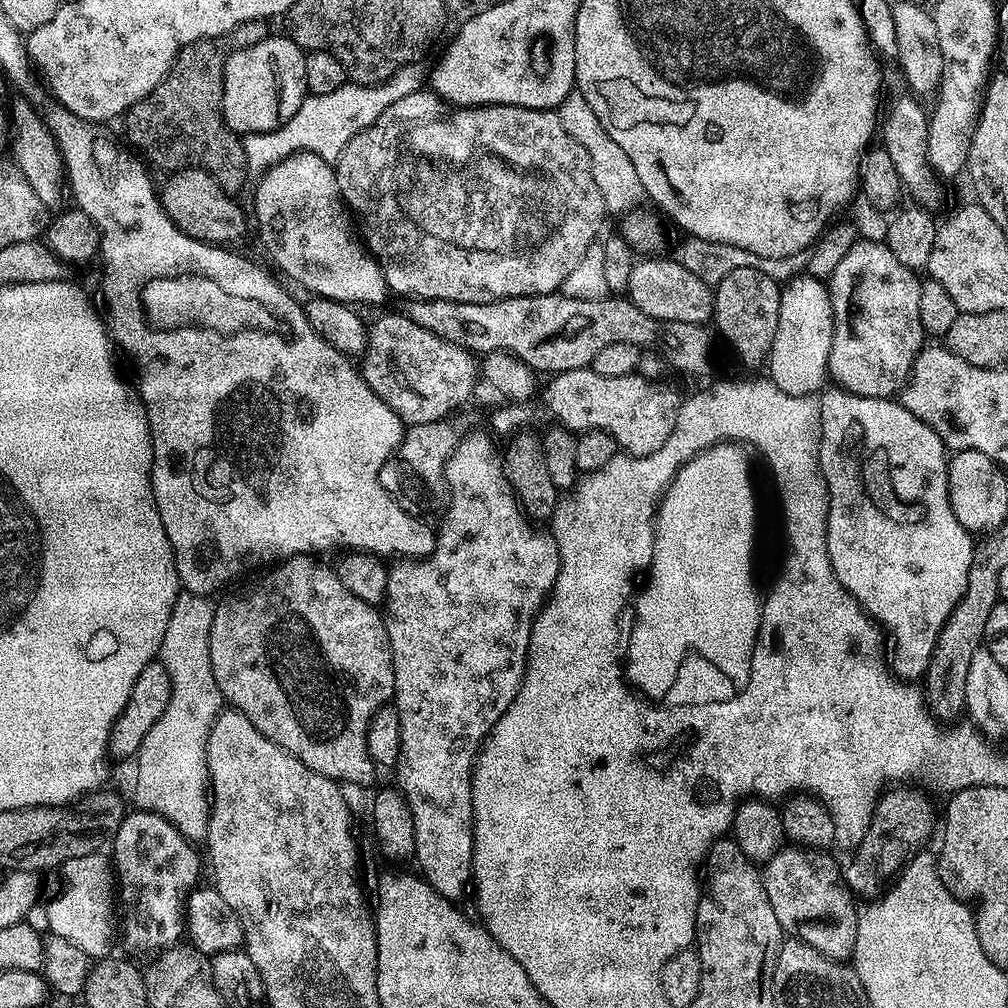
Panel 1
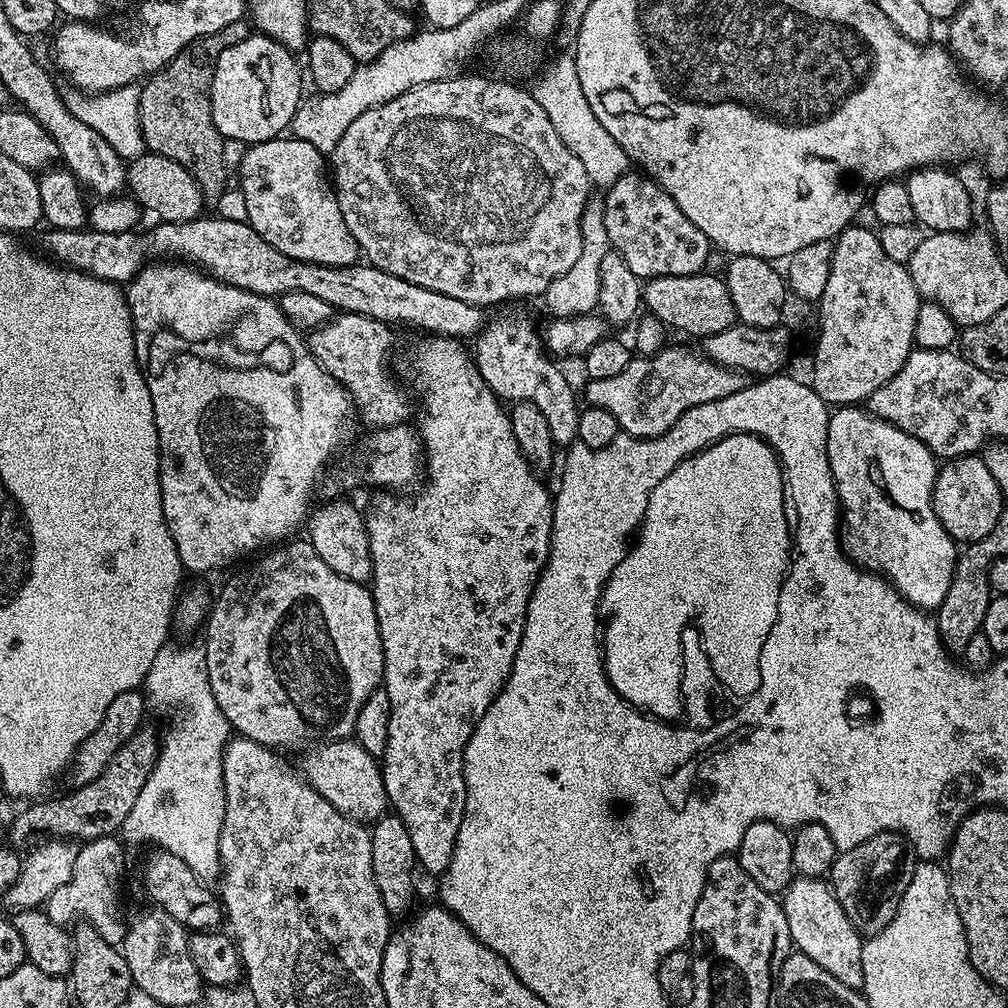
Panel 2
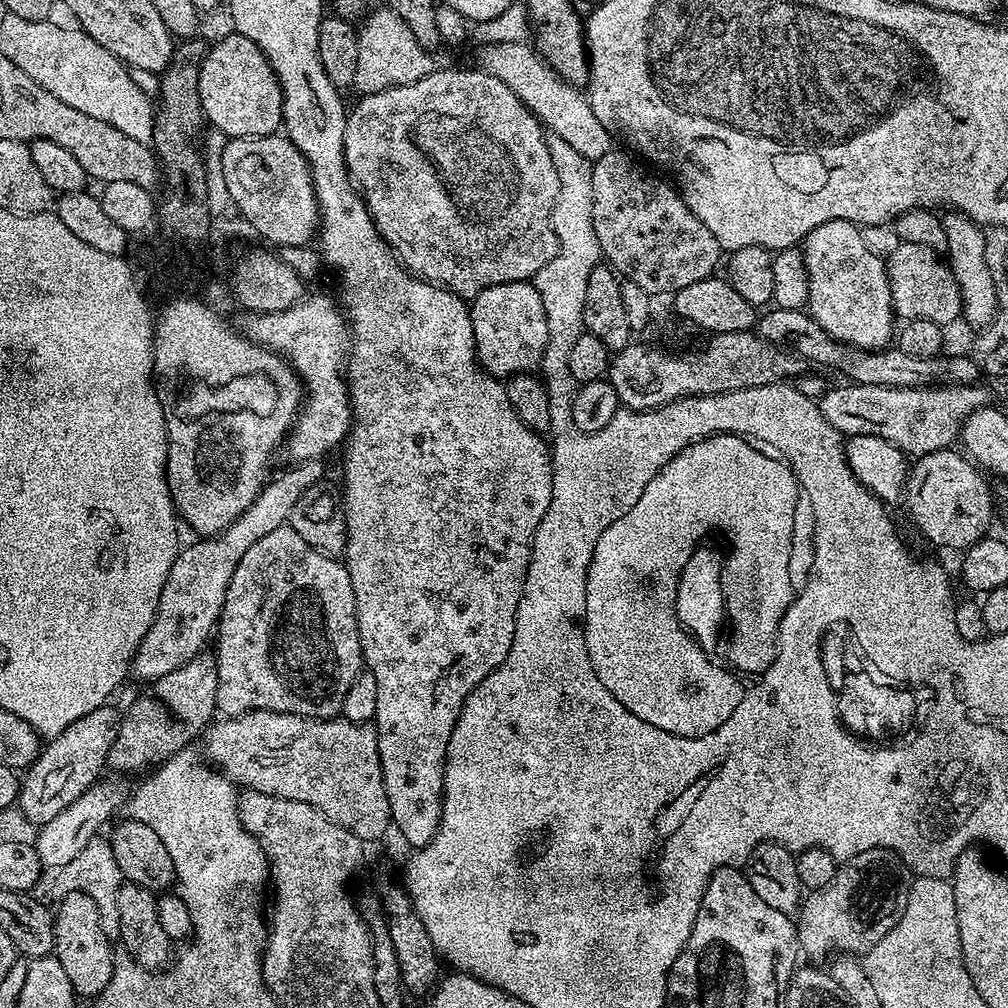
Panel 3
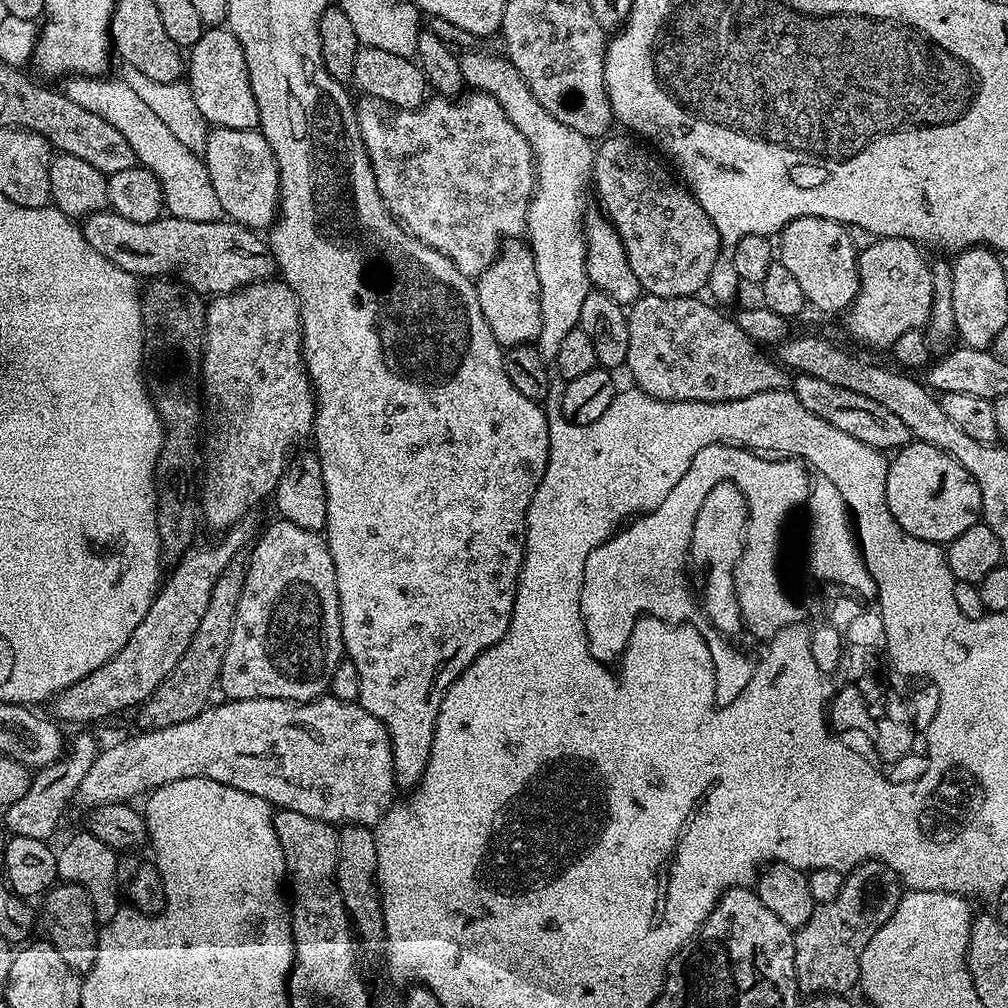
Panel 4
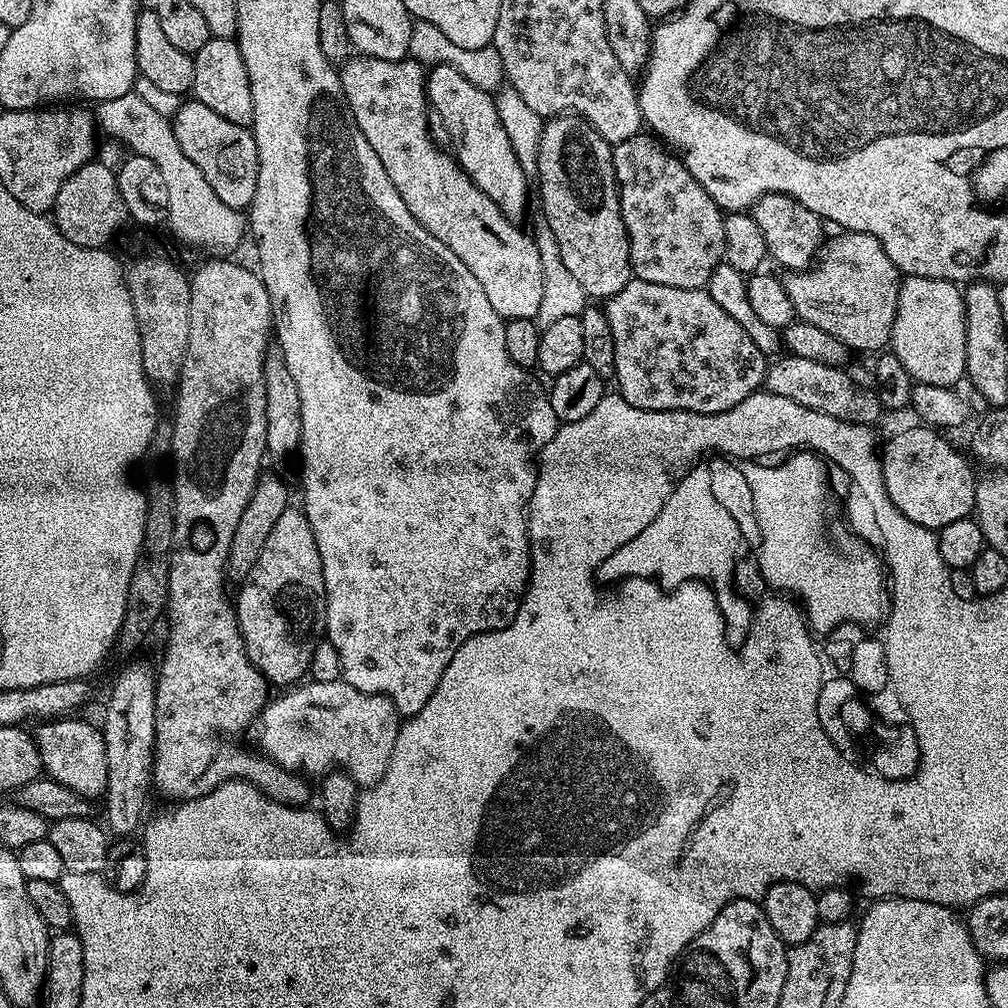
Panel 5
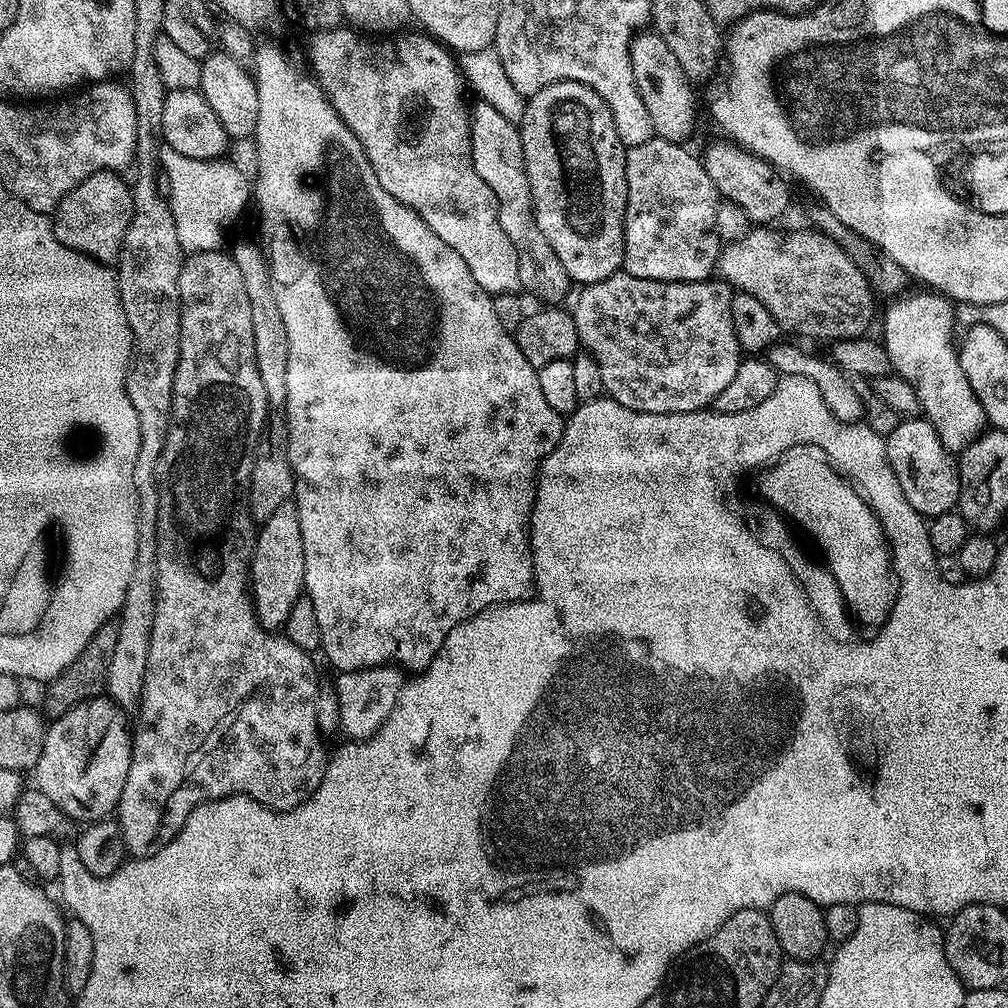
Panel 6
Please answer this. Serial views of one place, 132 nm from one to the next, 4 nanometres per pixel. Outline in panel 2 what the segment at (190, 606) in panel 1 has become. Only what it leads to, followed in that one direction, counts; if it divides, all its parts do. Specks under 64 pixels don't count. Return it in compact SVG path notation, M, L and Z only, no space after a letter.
M169 642L154 658L150 670L142 685L160 708L168 711L172 719L172 729L162 736L159 745L159 756L153 766L152 773L134 801L134 810L126 814L123 835L132 840L157 840L161 849L178 854L194 874L198 874L205 882L221 875L220 870L220 835L226 810L226 794L224 793L224 745L230 739L230 729L226 714L218 710L218 701L214 698L210 678L206 670L206 654L199 643L175 644Z

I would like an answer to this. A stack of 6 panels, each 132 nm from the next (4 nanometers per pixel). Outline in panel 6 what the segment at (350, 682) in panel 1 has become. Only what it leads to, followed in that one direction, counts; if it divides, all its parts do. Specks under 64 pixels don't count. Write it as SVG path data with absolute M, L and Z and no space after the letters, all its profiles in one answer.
M295 503L278 506L278 510L274 510L274 514L270 514L270 518L266 518L255 533L250 565L250 595L256 620L267 630L283 629L294 606L305 595L302 526L298 522Z

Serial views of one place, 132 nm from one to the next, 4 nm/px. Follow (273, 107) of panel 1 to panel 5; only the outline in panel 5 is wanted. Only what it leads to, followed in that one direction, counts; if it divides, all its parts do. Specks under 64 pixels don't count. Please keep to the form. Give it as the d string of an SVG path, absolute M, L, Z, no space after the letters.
M210 38L202 50L194 53L194 82L190 92L210 110L222 114L226 122L234 122L243 128L251 128L254 118L254 98L250 94L250 78L246 70L246 62L242 58L242 50L235 39L217 40Z

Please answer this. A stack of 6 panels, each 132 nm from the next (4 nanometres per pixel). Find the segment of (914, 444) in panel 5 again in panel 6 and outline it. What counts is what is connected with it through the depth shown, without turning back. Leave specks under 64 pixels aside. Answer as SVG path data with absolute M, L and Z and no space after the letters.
M904 418L900 425L886 437L884 445L894 478L902 486L902 494L910 506L926 518L941 516L953 511L960 502L960 469L953 453L942 446L934 426L923 418Z

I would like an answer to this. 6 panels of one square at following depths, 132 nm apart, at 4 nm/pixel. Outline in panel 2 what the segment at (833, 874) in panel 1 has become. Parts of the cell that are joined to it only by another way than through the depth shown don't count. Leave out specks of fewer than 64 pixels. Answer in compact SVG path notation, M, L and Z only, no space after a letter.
M797 875L782 893L782 903L786 914L786 926L790 926L790 938L795 951L806 958L818 962L826 974L834 974L838 982L857 990L864 987L862 974L862 950L864 940L861 933L846 918L846 910L832 892L827 879L815 876Z

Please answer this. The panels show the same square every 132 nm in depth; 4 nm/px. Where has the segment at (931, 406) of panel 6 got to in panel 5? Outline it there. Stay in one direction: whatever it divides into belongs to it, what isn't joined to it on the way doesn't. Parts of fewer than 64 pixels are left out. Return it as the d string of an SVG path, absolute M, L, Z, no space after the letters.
M904 276L894 314L890 351L896 355L898 362L902 362L902 366L906 366L915 383L947 388L959 385L959 380L963 381L966 376L966 310L961 285L955 280Z

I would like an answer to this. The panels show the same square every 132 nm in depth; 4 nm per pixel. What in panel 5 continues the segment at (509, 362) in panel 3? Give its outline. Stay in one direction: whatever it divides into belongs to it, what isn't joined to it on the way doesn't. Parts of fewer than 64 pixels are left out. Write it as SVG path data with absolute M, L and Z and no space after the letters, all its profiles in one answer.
M353 55L344 61L339 69L340 81L348 109L356 120L358 130L370 142L370 150L378 154L390 182L394 182L394 190L402 194L402 202L406 202L406 210L414 214L414 218L427 232L434 234L438 242L442 242L460 261L478 278L478 286L490 298L490 306L494 306L497 314L504 319L533 319L538 314L538 306L542 306L542 258L531 235L523 236L513 221L506 219L498 206L478 190L478 186L456 163L432 141L428 133L428 116L430 105L426 91L426 68L423 64L411 58L398 61L383 61L382 58Z

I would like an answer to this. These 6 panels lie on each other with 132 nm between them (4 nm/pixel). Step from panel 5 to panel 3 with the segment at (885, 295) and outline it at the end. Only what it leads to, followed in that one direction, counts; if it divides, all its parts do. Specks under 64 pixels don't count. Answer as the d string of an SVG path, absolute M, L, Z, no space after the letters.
M901 242L892 256L887 258L886 267L892 291L892 311L901 321L926 318L930 322L949 326L961 319L960 287L941 253L921 244Z

